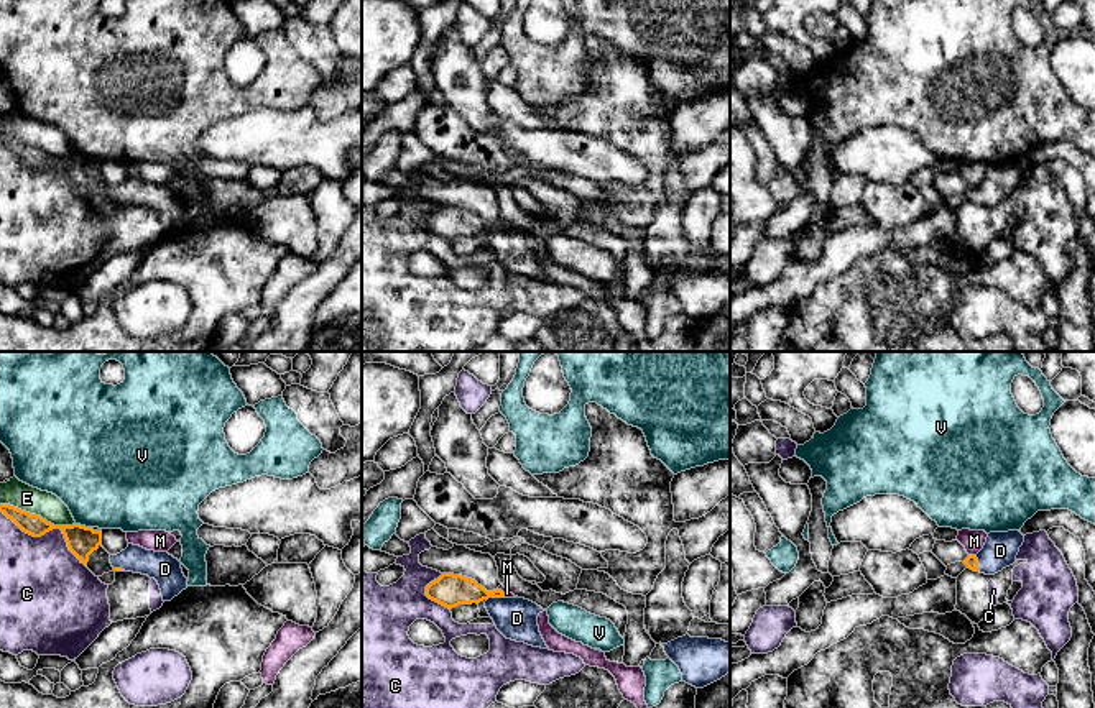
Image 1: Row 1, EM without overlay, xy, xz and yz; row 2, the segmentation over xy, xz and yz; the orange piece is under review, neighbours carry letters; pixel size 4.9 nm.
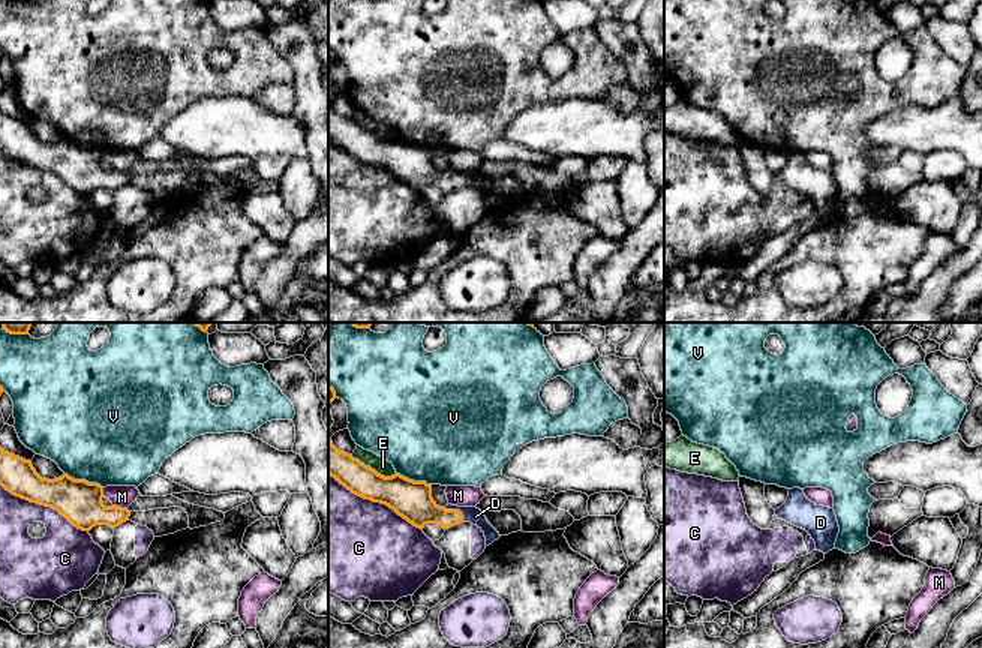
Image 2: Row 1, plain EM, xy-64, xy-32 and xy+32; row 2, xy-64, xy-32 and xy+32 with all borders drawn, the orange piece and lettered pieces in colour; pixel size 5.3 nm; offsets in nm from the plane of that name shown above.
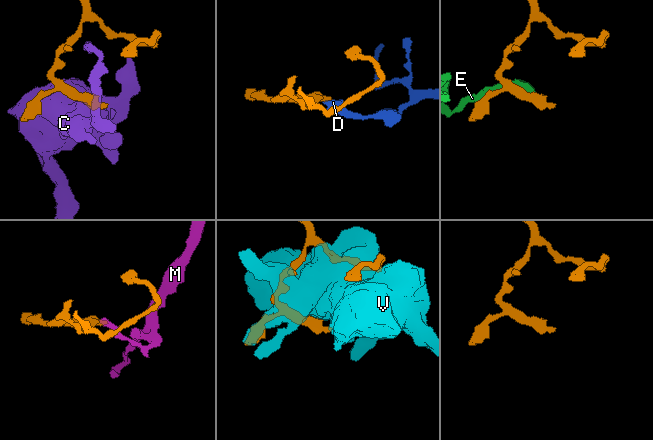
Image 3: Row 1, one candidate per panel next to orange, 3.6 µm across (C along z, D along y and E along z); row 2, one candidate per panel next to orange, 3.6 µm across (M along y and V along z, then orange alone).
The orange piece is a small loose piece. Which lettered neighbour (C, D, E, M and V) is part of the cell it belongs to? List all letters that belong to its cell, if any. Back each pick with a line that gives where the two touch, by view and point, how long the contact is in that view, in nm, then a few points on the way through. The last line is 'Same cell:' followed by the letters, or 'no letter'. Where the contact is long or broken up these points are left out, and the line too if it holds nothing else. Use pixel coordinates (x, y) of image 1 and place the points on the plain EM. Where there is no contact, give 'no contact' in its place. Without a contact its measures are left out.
D: xz (495, 229) | 90 nm | across xz (449, 222), (495, 229), (517, 250)
Same cell: D

